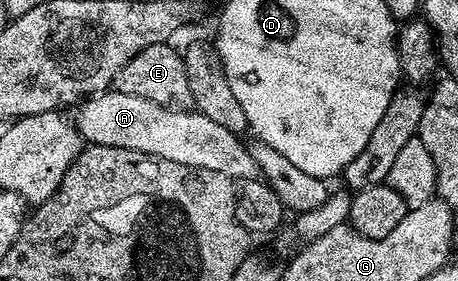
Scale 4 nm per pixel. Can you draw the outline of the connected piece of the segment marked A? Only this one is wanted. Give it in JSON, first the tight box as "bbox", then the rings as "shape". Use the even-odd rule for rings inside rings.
{"bbox":[75,88,259,180],"shape":[[[116,88],[86,97],[77,108],[75,125],[86,143],[94,146],[131,148],[144,154],[153,154],[157,158],[175,160],[179,164],[211,168],[215,172],[223,172],[234,180],[258,177],[259,169],[255,160],[251,160],[248,145],[244,141],[241,143],[241,138],[236,133],[223,128],[223,124],[215,124],[215,120],[207,120],[205,114],[198,114],[192,109],[164,106],[158,102],[143,100],[143,96],[124,94]]]}

